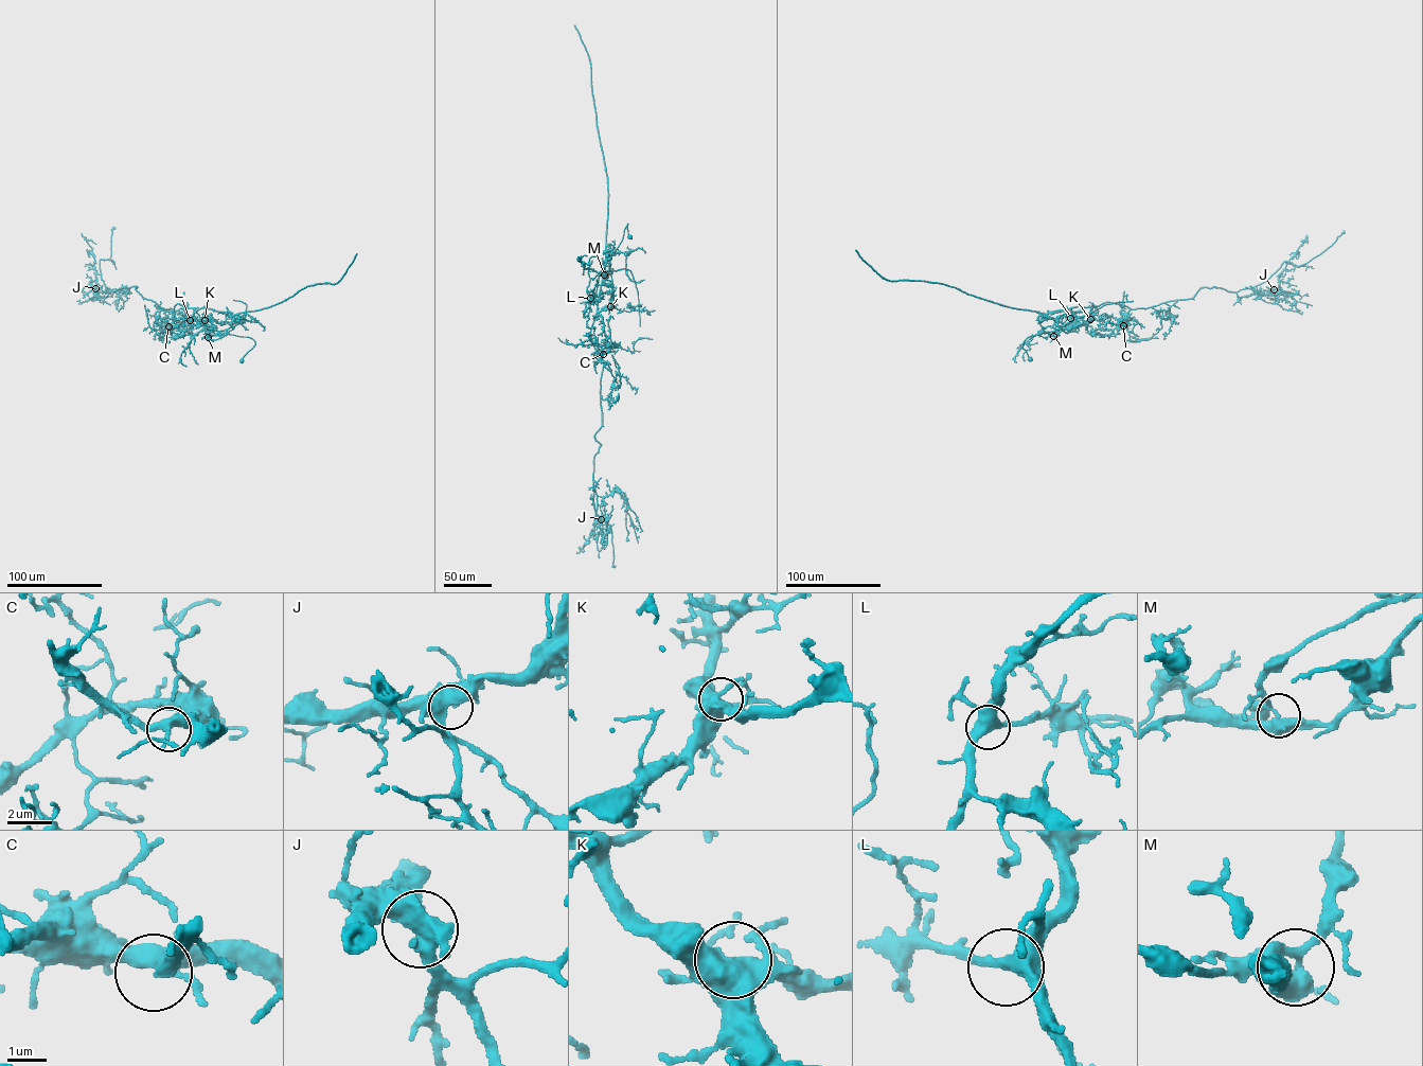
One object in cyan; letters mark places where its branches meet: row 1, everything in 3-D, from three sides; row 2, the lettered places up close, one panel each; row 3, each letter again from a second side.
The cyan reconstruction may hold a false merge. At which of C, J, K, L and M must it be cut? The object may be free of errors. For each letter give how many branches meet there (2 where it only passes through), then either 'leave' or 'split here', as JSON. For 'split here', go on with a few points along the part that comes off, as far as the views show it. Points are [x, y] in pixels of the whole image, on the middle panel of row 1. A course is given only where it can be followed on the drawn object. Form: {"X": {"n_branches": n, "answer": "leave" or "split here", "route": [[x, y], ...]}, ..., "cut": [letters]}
{"C": {"n_branches": 5, "answer": "leave"}, "J": {"n_branches": 4, "answer": "leave"}, "K": {"n_branches": 5, "answer": "leave"}, "L": {"n_branches": 4, "answer": "leave"}, "M": {"n_branches": 4, "answer": "split here", "route": [[604, 274], [604, 280], [606, 271], [630, 270], [638, 296], [640, 326]]}, "cut": ["M"]}

